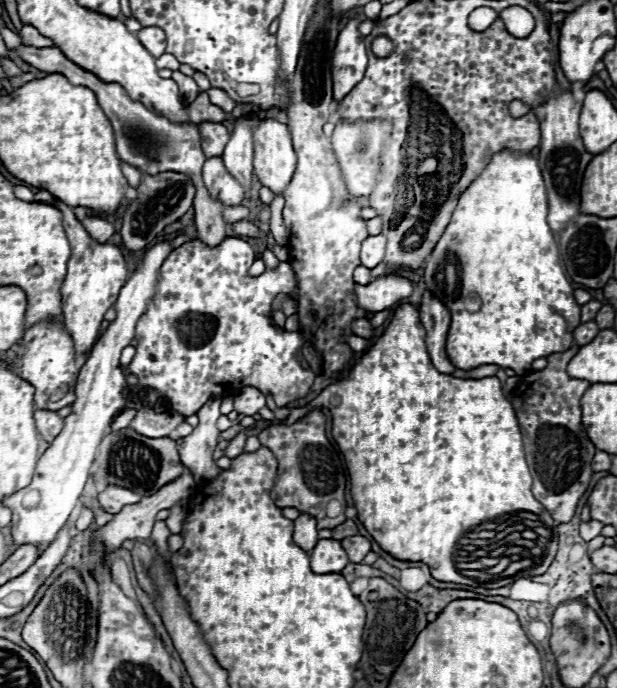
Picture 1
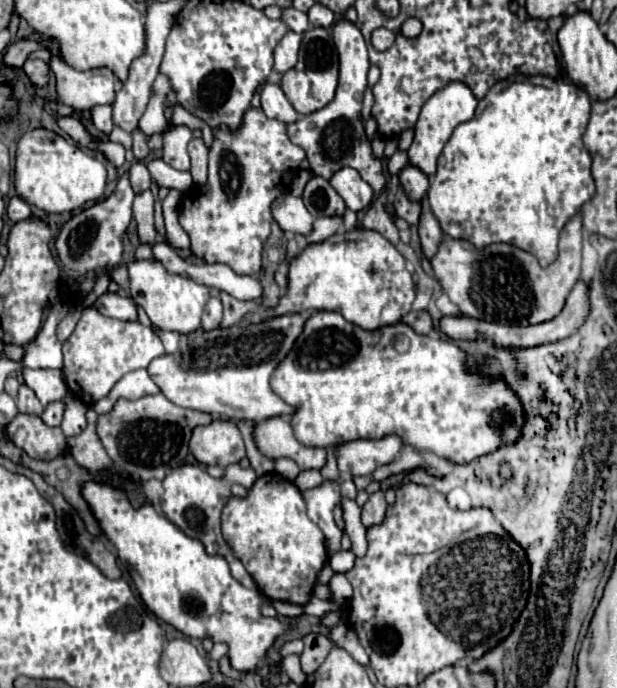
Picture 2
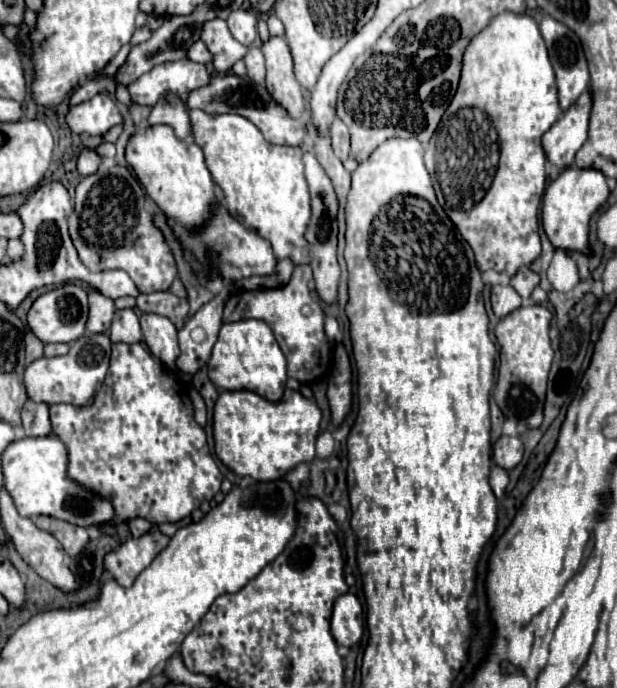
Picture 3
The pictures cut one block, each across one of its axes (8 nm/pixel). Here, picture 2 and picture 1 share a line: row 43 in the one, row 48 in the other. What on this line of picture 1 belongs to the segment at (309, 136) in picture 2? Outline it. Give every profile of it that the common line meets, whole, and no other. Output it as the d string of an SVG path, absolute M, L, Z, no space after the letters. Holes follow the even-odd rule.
M352 18L346 24L332 52L332 84L336 102L340 102L364 78L366 72L368 58L364 48L364 36L360 36L358 24L358 18Z

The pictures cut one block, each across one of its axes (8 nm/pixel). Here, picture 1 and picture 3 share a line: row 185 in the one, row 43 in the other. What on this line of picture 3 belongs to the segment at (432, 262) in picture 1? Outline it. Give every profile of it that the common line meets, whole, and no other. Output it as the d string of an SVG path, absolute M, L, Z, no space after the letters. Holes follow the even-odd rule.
M498 14L466 48L458 92L444 112L438 134L434 136L434 148L426 156L438 202L474 250L476 266L482 272L496 270L514 276L520 266L530 266L542 252L538 232L538 208L546 188L542 136L560 114L554 70L538 24L526 14Z

